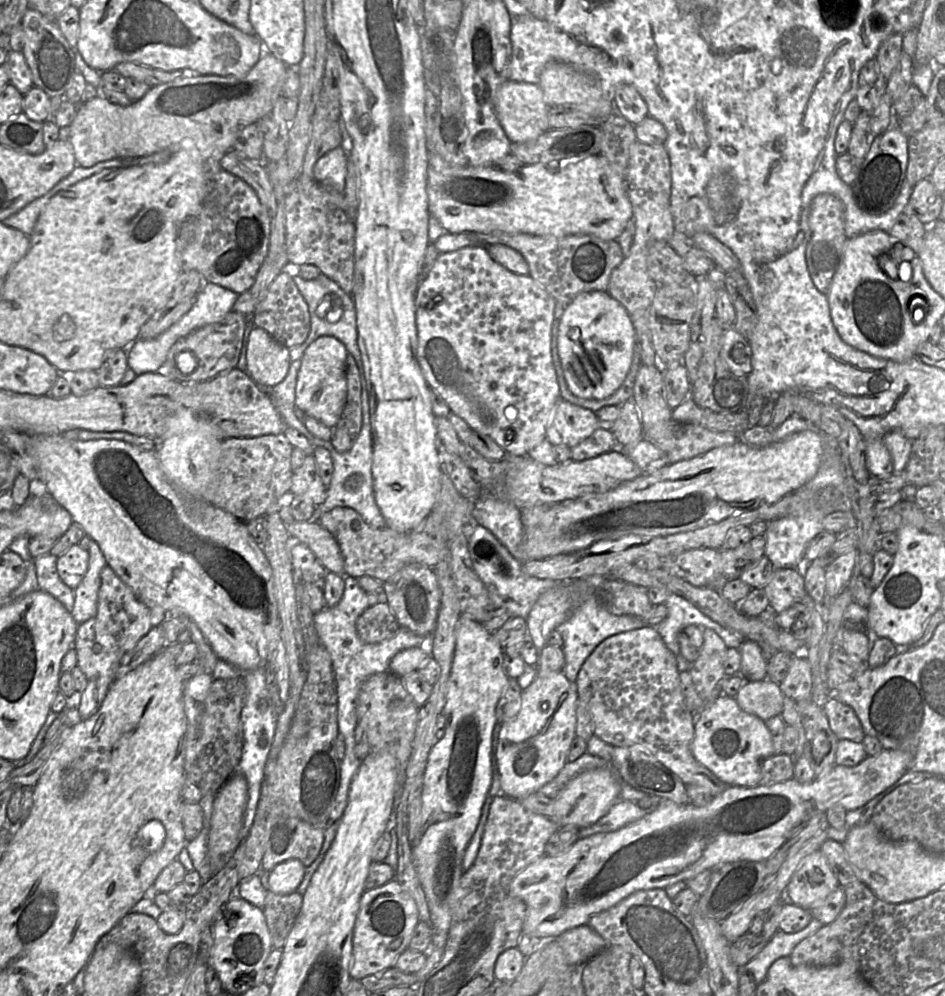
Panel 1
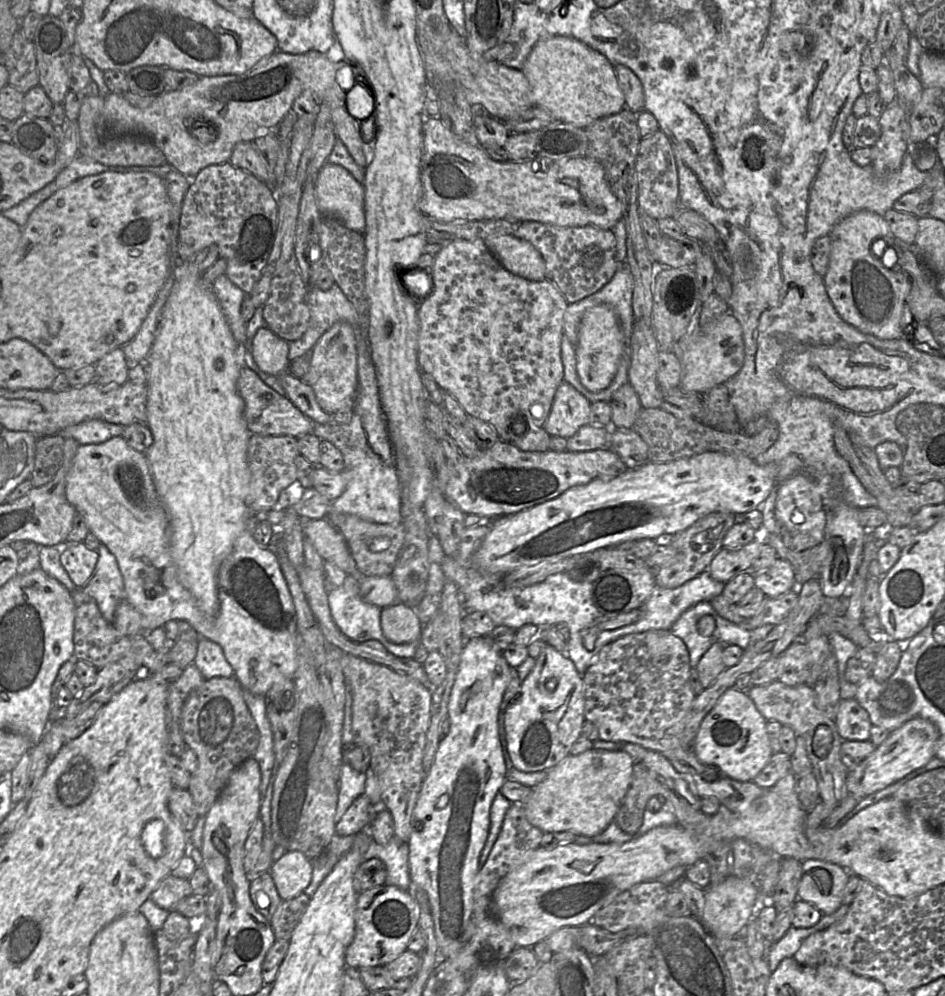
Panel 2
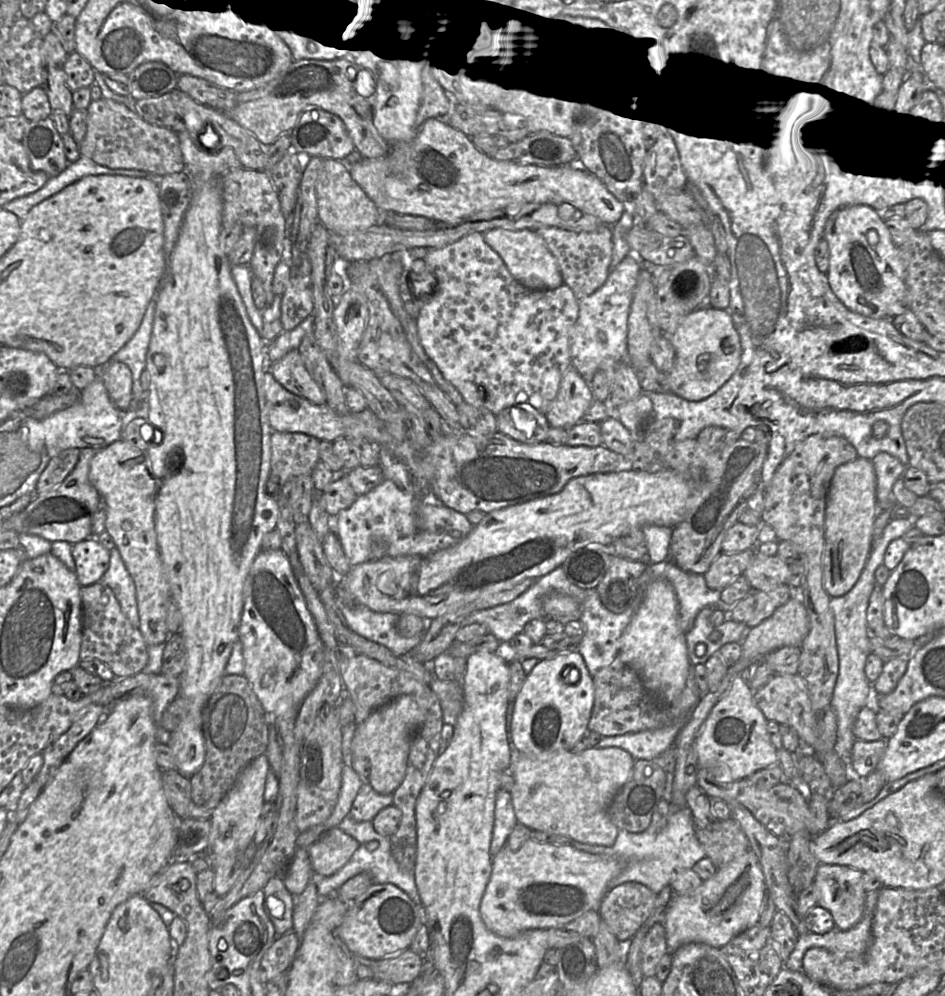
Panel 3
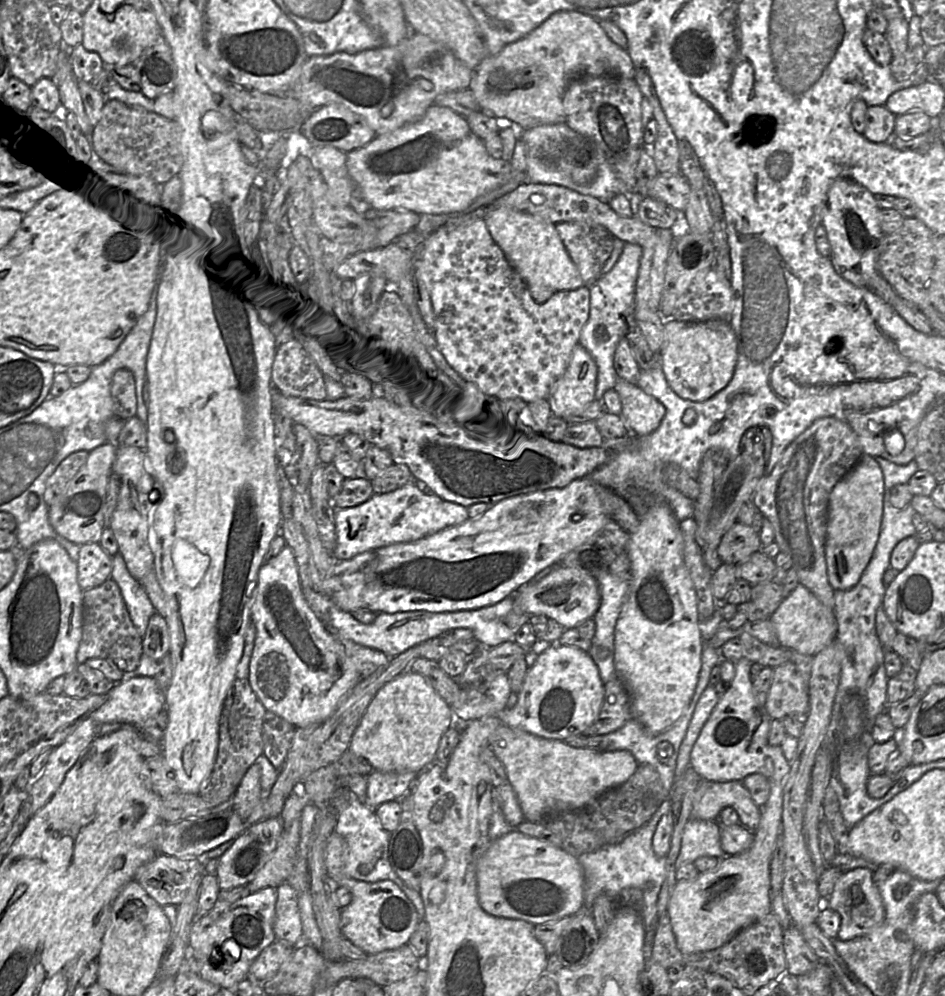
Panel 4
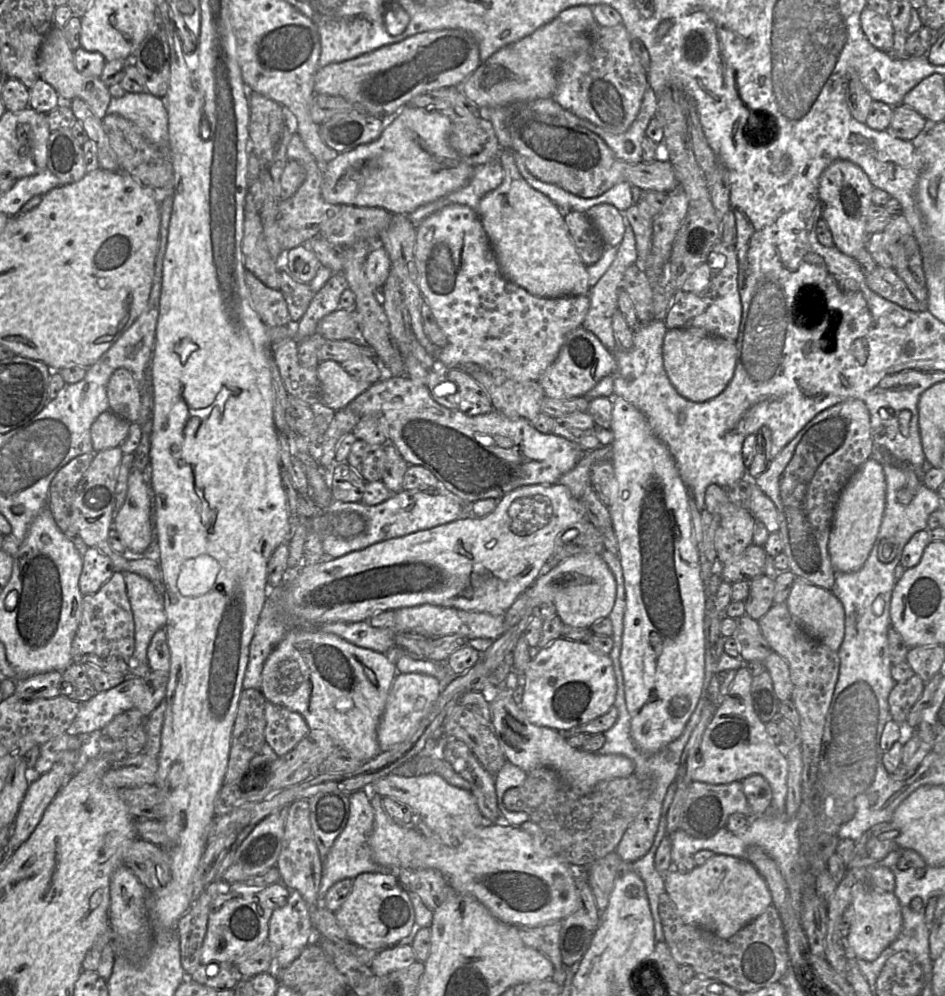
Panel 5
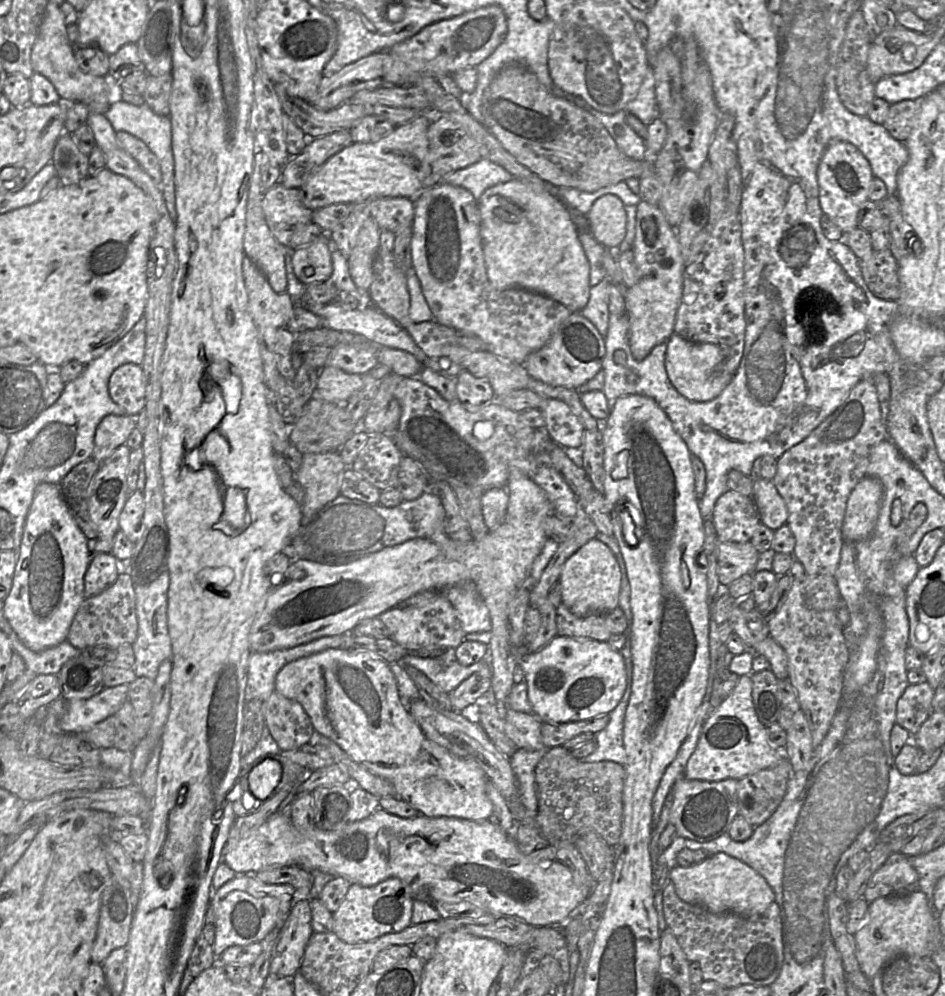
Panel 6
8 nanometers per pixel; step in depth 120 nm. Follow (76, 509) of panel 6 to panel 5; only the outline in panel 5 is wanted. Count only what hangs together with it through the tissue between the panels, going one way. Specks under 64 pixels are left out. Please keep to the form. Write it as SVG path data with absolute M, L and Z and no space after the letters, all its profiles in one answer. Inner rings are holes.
M85 453L73 458L57 472L50 484L47 507L59 529L68 537L79 536L73 522L71 505L76 487L93 456L93 453Z

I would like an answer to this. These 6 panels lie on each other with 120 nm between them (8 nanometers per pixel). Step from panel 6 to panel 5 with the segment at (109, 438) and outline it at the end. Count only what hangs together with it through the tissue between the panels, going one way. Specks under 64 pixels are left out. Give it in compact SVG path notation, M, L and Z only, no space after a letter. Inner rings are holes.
M111 410L101 413L91 425L92 453L118 447L127 438L130 422Z

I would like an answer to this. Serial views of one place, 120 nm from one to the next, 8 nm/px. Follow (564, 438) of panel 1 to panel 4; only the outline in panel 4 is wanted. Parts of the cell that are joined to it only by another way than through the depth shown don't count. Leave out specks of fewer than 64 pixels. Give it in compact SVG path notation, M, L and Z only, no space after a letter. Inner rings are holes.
M577 343L564 374L550 390L547 401L552 415L563 419L582 411L595 400L596 383L597 365Z

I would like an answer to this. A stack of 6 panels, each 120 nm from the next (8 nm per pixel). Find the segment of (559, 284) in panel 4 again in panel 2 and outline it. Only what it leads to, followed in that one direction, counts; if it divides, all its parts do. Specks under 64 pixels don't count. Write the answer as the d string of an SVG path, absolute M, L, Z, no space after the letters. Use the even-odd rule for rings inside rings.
M493 234L484 241L507 271L531 281L546 280L545 261L532 243L505 234Z

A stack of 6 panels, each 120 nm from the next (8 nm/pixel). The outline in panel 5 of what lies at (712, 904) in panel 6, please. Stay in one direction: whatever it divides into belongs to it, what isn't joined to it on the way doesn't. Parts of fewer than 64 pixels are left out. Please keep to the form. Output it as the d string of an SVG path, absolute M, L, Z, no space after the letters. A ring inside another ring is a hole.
M714 854L703 865L696 866L688 873L680 873L672 868L665 874L664 886L665 892L674 902L678 914L686 924L705 928L723 939L732 937L772 904L770 890L758 870L746 859L728 855Z

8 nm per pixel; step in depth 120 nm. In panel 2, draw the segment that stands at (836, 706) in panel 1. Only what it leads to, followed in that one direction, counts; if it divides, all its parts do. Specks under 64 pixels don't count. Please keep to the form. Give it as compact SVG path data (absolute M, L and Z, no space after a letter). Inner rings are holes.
M855 699L840 701L835 725L840 737L849 741L870 739L872 723L867 711Z

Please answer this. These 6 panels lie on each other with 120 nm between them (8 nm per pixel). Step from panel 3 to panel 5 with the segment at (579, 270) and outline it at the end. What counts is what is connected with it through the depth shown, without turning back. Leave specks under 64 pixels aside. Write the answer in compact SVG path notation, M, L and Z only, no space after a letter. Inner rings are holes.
M571 210L565 215L565 222L577 252L586 267L596 263L601 258L606 243L587 212Z

